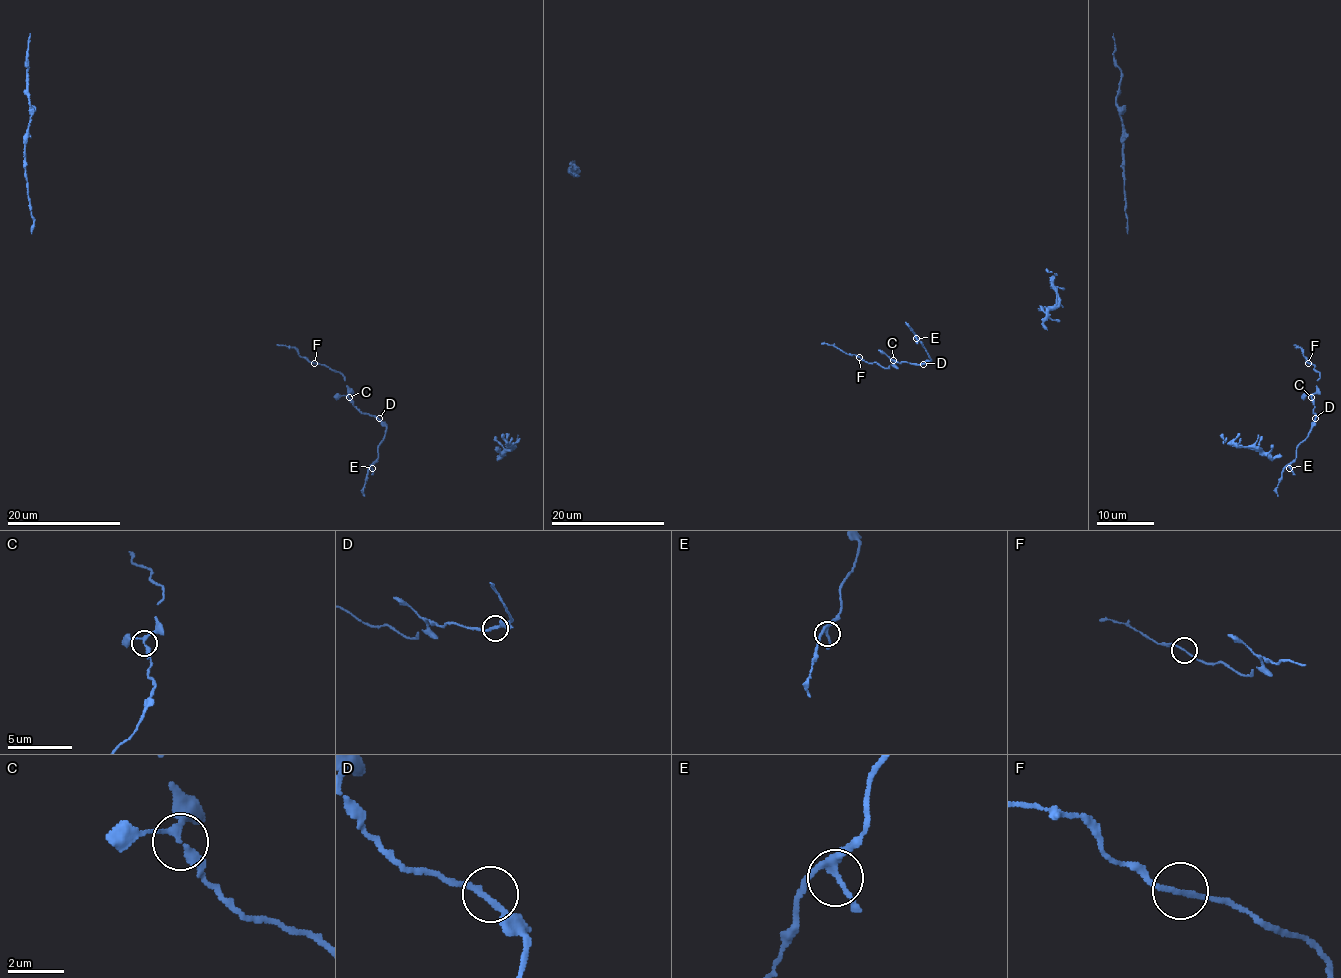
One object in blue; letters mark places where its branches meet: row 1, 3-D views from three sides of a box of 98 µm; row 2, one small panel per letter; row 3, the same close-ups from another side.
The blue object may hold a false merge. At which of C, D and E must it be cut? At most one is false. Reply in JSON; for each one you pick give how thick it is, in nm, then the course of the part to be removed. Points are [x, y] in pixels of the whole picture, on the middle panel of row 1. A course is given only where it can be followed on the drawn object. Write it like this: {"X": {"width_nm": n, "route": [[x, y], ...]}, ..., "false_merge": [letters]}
{"false_merge": []}

